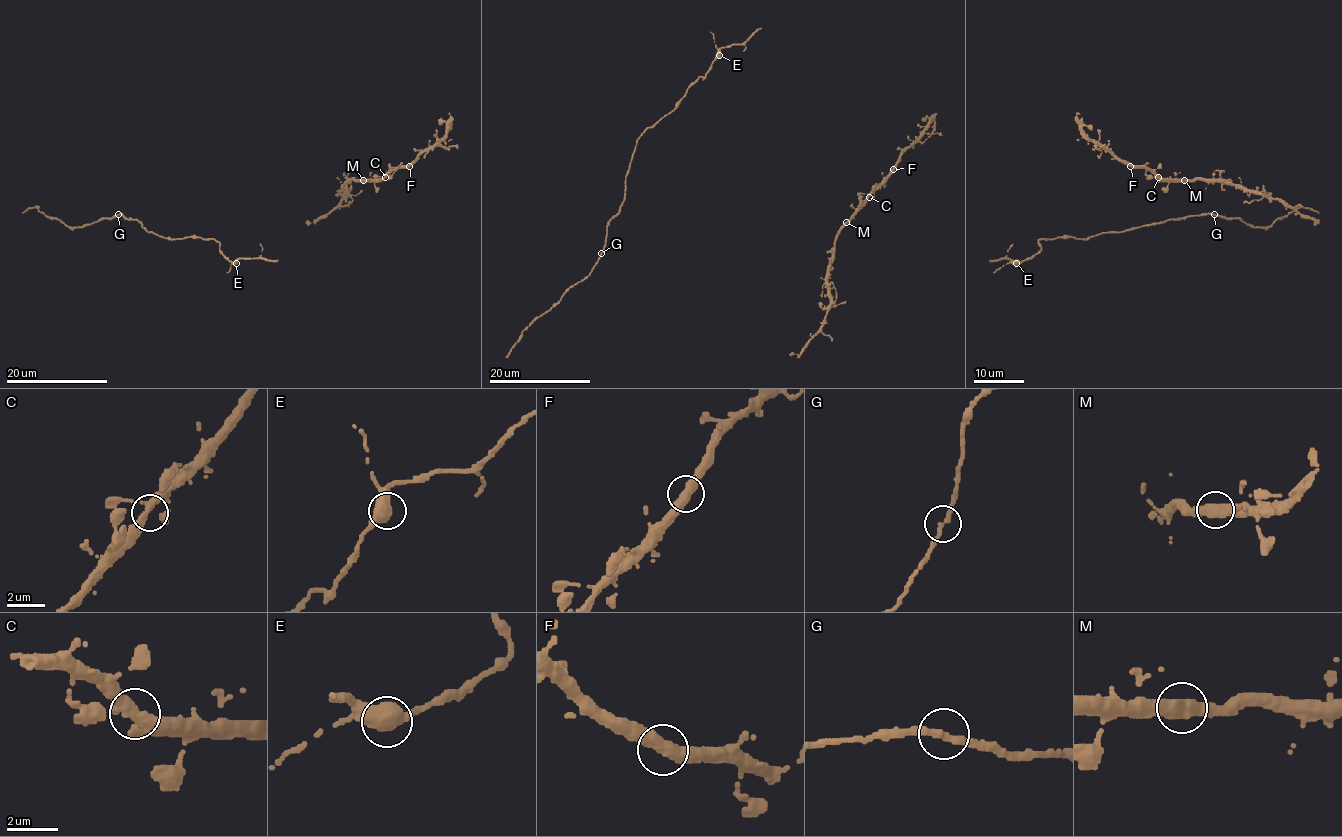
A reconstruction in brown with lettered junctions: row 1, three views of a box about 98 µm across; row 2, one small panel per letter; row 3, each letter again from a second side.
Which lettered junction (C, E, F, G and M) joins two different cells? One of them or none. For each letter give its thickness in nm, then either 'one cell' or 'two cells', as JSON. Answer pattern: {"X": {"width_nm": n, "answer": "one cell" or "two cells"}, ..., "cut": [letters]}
{"C": {"width_nm": 340, "answer": "one cell"}, "E": {"width_nm": 440, "answer": "one cell"}, "F": {"width_nm": 460, "answer": "one cell"}, "G": {"width_nm": 280, "answer": "one cell"}, "M": {"width_nm": 460, "answer": "one cell"}, "cut": []}

